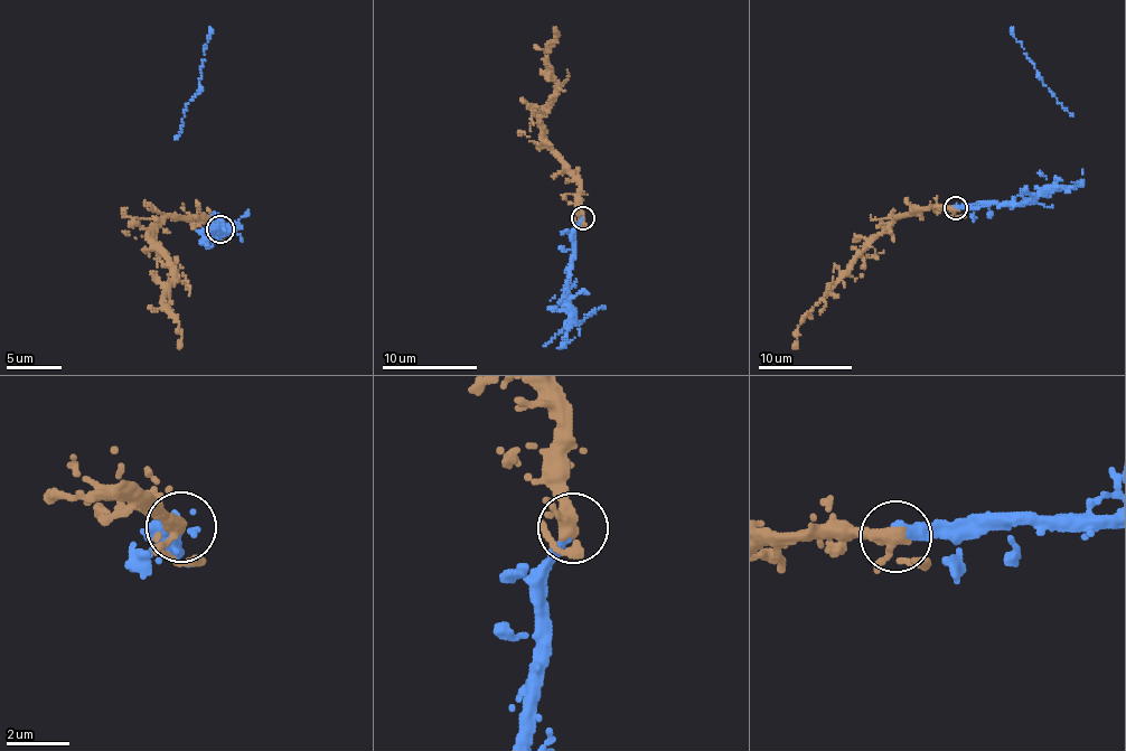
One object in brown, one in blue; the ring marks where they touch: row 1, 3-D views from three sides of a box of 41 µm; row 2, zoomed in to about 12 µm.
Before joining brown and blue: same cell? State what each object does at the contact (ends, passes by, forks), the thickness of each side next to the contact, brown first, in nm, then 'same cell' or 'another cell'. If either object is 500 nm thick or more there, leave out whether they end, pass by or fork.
brown forks there; blue ends there; 280 nm thick on the brown side, 380 nm on the other; same cell

